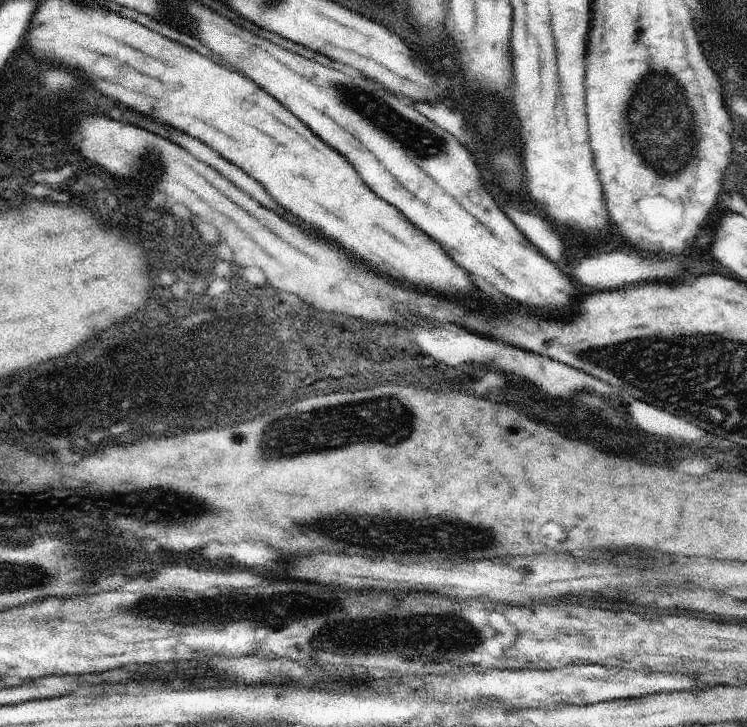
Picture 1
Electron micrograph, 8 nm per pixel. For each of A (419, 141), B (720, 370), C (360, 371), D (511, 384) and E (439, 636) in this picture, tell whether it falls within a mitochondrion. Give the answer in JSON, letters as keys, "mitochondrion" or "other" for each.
{"A":"mitochondrion","B":"mitochondrion","C":"other","D":"other","E":"mitochondrion"}

